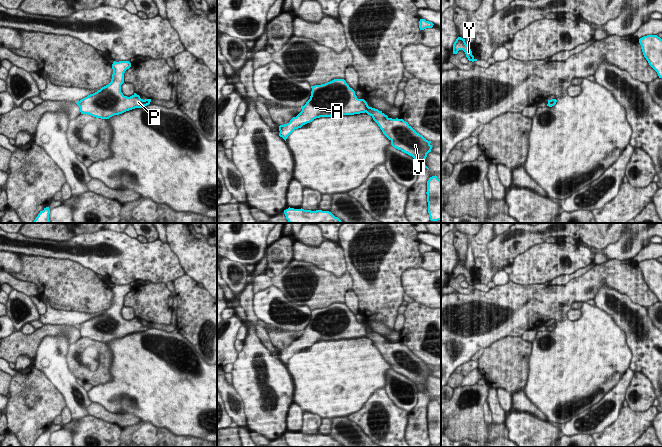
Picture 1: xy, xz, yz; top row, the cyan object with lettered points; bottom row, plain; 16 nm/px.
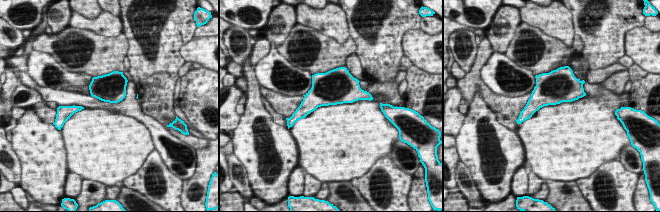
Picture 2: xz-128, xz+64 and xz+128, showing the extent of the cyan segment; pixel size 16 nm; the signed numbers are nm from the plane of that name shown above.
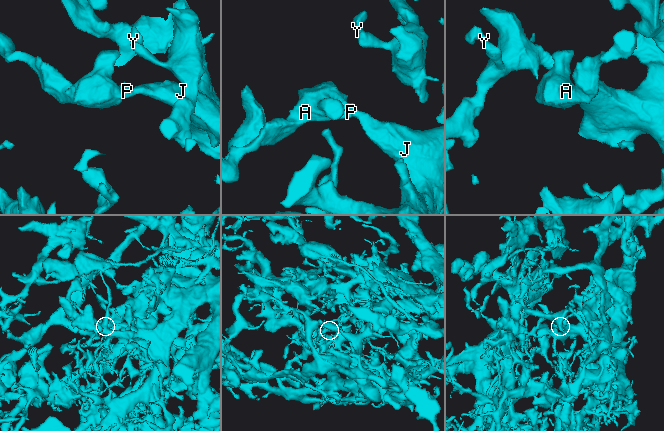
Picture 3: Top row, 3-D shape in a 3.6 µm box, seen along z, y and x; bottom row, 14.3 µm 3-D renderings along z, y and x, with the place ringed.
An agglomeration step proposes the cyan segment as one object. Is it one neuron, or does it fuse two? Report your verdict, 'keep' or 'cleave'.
keep

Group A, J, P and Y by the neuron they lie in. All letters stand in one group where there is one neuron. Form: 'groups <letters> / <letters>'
groups A J P Y

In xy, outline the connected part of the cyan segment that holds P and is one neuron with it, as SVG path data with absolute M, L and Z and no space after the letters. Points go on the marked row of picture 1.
M114 61L112 64L113 74L111 82L76 103L80 108L81 114L109 119L114 115L149 105L151 99L143 100L136 93L127 97L121 92L121 85L124 83L124 73L130 67L131 63L129 61Z

